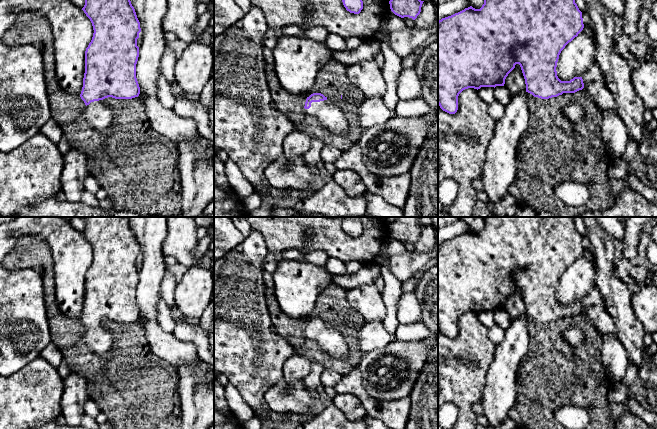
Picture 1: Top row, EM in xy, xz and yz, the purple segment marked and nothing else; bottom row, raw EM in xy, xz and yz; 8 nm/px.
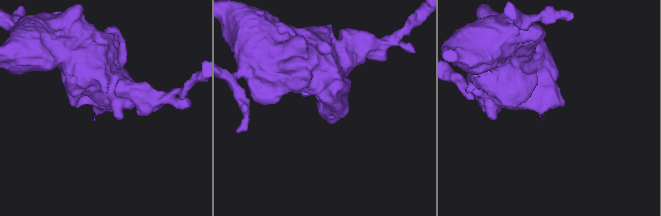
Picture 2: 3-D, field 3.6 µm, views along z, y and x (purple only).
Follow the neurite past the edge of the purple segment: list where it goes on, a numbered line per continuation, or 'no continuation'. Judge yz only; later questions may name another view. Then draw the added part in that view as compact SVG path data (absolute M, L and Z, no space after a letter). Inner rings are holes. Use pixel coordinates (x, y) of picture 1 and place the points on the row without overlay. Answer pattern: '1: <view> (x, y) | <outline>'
no continuation

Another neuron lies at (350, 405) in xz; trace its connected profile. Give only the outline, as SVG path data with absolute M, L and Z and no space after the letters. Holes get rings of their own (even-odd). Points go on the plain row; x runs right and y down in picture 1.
M339 394L332 399L333 404L351 420L366 419L367 414L360 400L352 394Z

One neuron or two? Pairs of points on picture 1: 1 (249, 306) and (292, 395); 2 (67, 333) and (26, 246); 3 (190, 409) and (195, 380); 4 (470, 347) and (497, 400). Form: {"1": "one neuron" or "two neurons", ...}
{"1": "two neurons", "2": "one neuron", "3": "one neuron", "4": "two neurons"}

